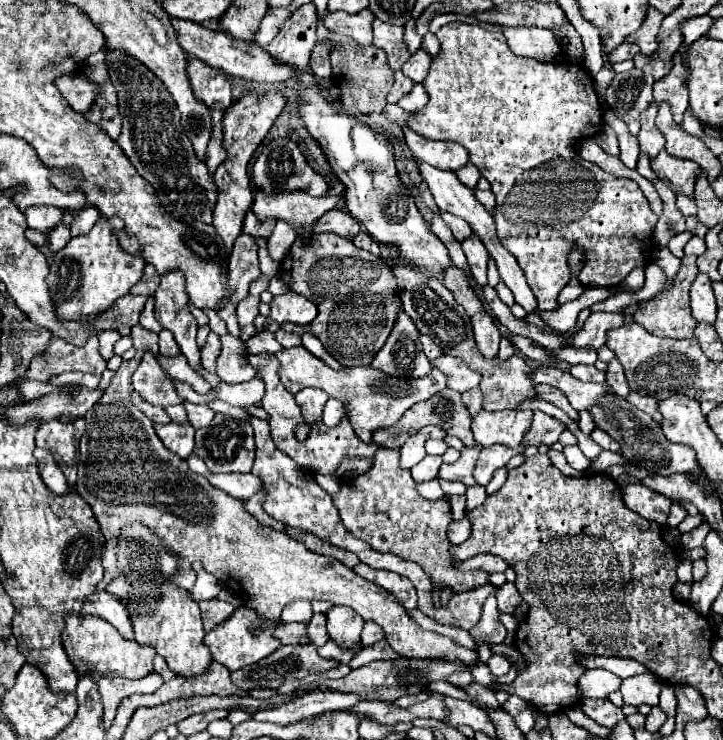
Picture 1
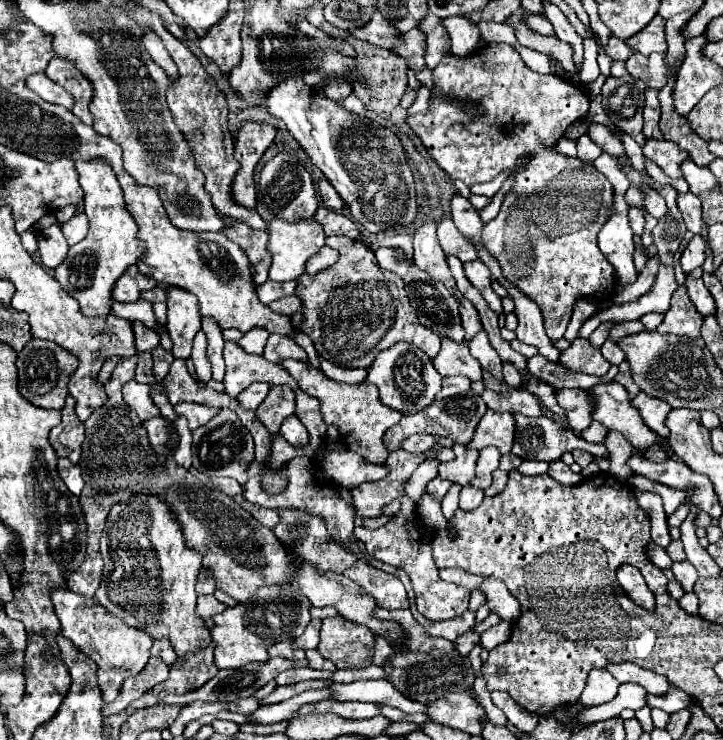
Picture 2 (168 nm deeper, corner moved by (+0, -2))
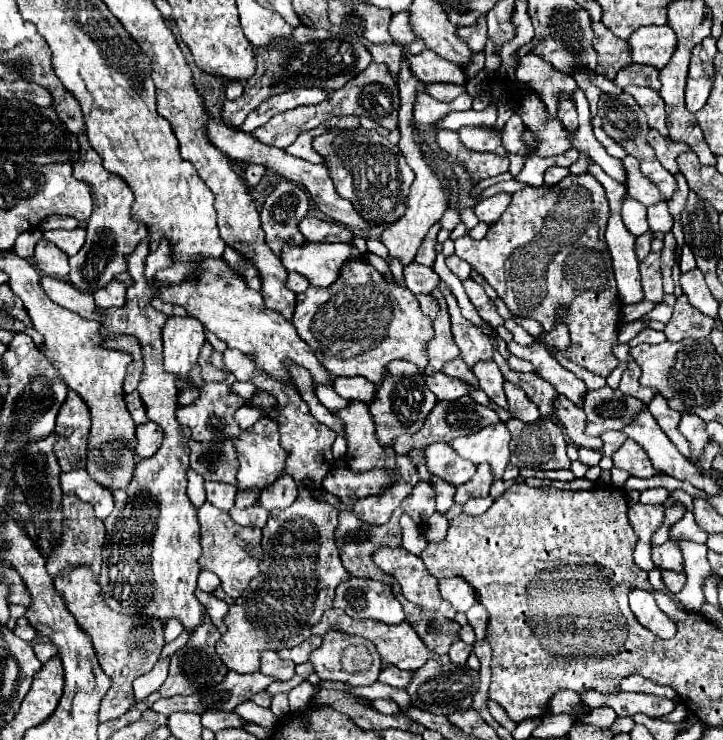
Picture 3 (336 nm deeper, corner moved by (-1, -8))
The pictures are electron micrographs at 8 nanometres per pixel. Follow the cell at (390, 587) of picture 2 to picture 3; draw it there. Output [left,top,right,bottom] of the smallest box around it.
[334,576,404,624]

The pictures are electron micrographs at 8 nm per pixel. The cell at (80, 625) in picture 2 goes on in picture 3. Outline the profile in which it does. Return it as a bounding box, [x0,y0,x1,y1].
[54,568,164,722]

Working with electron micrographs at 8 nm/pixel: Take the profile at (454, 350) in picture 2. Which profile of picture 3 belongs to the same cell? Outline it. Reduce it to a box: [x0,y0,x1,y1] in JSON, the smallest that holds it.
[426,288,460,376]

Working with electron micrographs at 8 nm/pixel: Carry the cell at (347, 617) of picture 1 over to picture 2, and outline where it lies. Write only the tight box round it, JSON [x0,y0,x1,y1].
[317,616,375,670]

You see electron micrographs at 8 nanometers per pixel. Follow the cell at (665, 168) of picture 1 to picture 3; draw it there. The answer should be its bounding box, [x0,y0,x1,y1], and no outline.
[648,130,690,174]

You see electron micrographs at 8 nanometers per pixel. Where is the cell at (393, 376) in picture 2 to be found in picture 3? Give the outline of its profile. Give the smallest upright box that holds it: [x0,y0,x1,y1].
[370,360,438,446]

